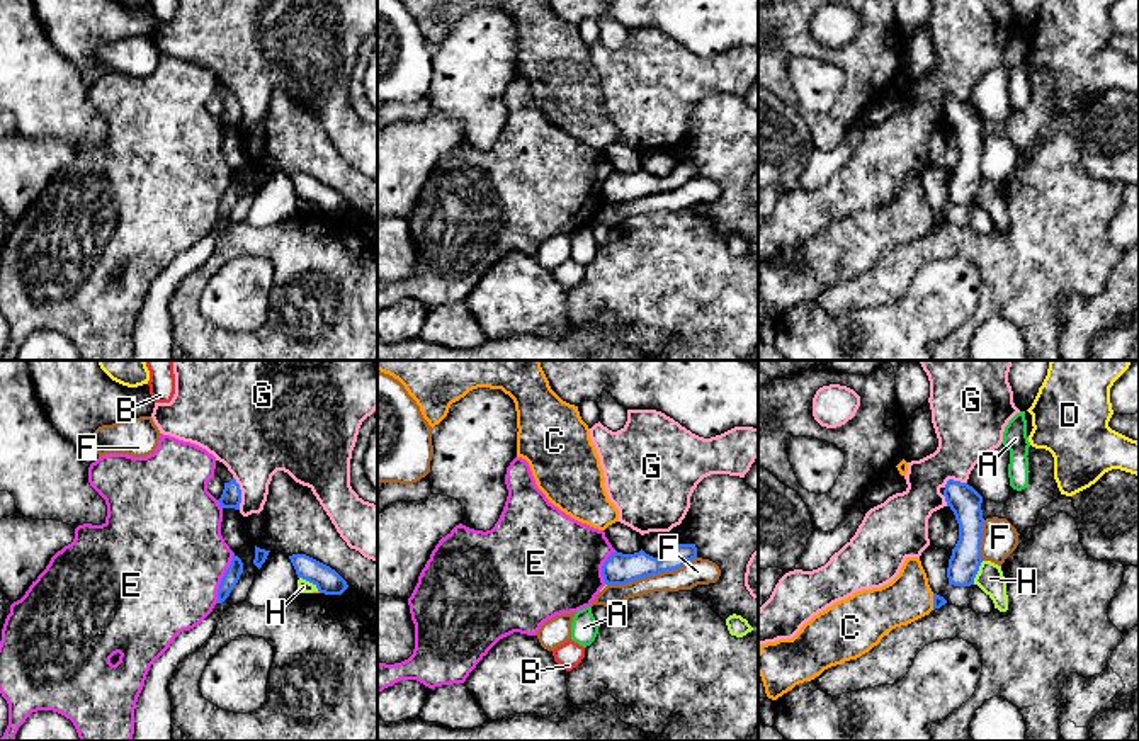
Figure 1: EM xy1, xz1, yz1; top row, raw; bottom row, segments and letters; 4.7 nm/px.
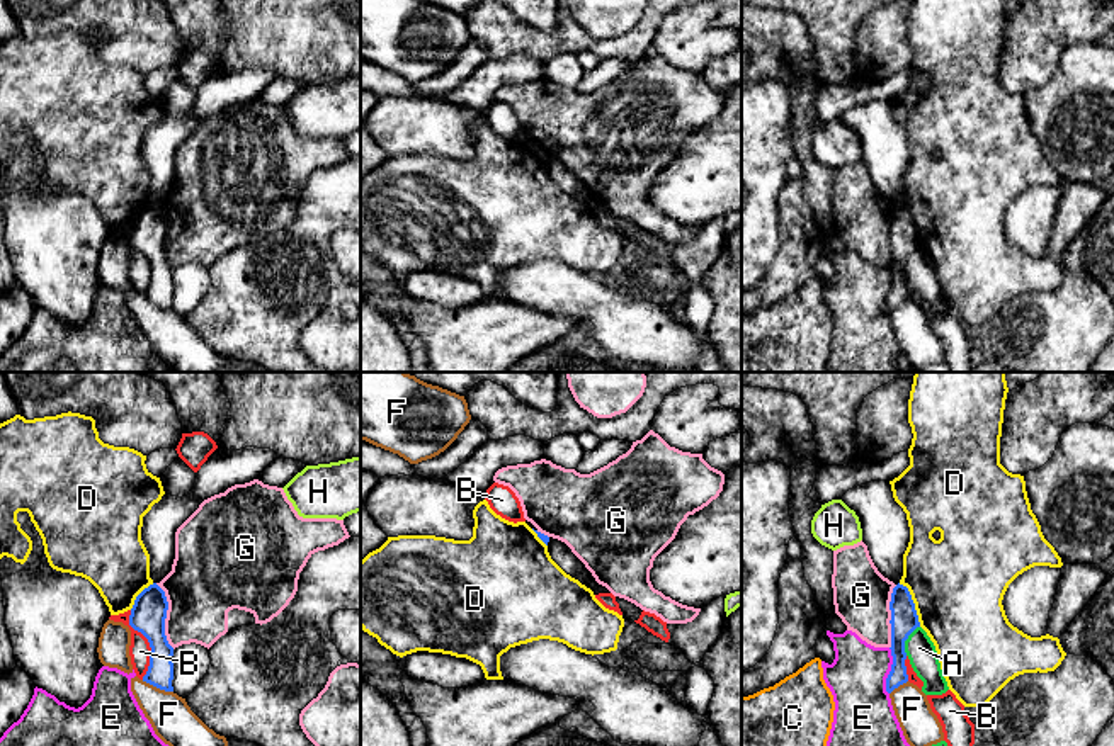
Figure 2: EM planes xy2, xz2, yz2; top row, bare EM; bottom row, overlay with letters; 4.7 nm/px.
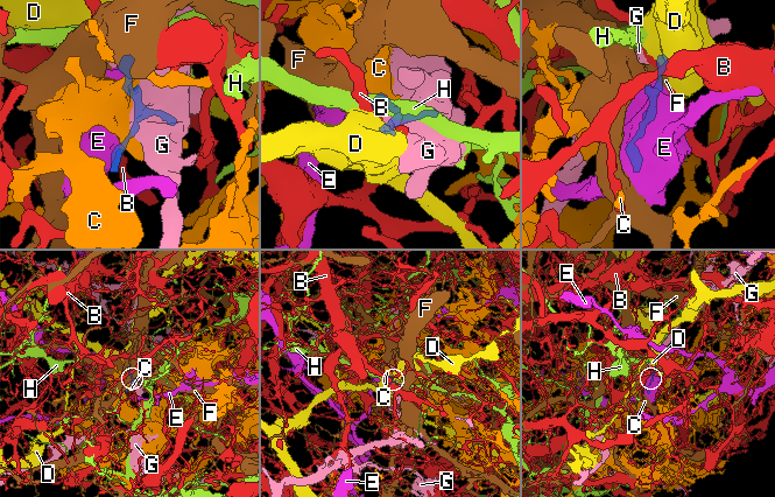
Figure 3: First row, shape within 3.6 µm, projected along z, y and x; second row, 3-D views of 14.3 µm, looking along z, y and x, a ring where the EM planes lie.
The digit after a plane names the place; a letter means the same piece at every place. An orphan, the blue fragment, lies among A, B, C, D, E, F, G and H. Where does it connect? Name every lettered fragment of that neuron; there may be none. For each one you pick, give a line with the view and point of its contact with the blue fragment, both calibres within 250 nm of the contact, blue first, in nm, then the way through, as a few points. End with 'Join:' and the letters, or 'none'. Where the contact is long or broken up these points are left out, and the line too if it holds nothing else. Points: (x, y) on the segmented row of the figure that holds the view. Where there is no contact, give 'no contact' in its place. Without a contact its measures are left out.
Join: none

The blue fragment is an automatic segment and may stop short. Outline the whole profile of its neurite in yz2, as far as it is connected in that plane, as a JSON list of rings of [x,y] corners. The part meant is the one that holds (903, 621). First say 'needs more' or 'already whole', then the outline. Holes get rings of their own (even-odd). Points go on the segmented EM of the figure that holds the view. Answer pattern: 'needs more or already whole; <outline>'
already whole; [[[896,585],[891,593],[889,602],[891,610],[891,656],[893,664],[891,671],[886,678],[886,692],[891,693],[895,688],[908,681],[907,675],[907,653],[905,653],[905,641],[908,636],[920,627],[918,615],[915,610],[915,603],[907,586]]]

